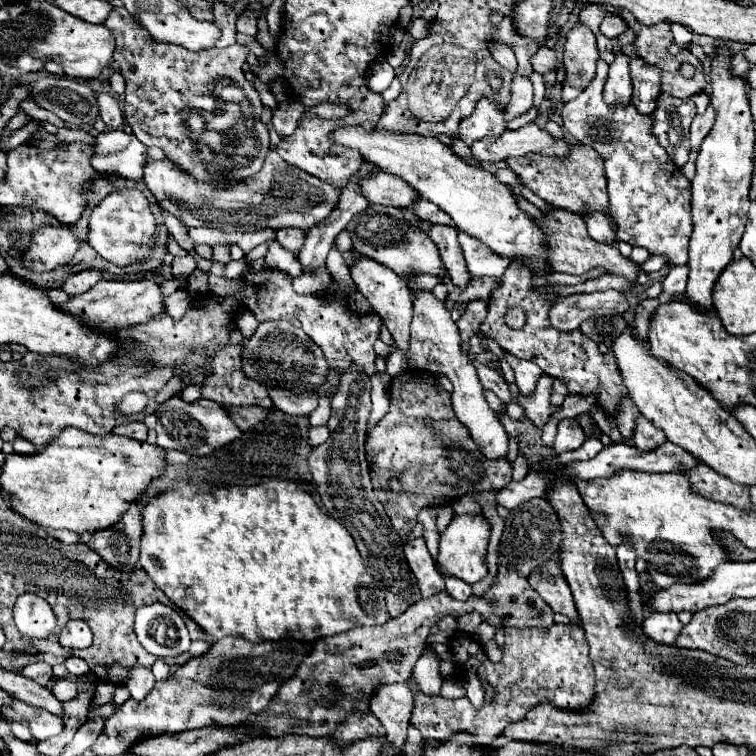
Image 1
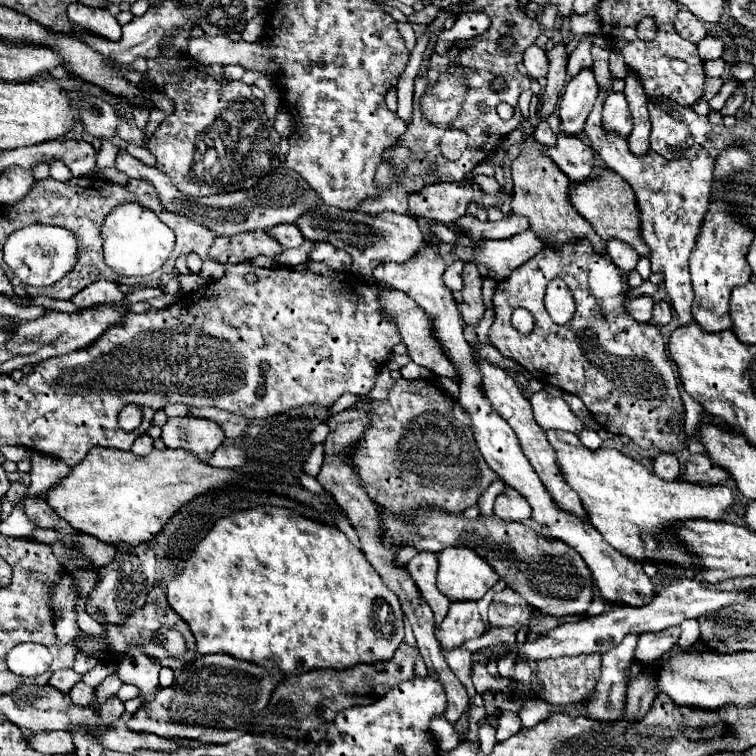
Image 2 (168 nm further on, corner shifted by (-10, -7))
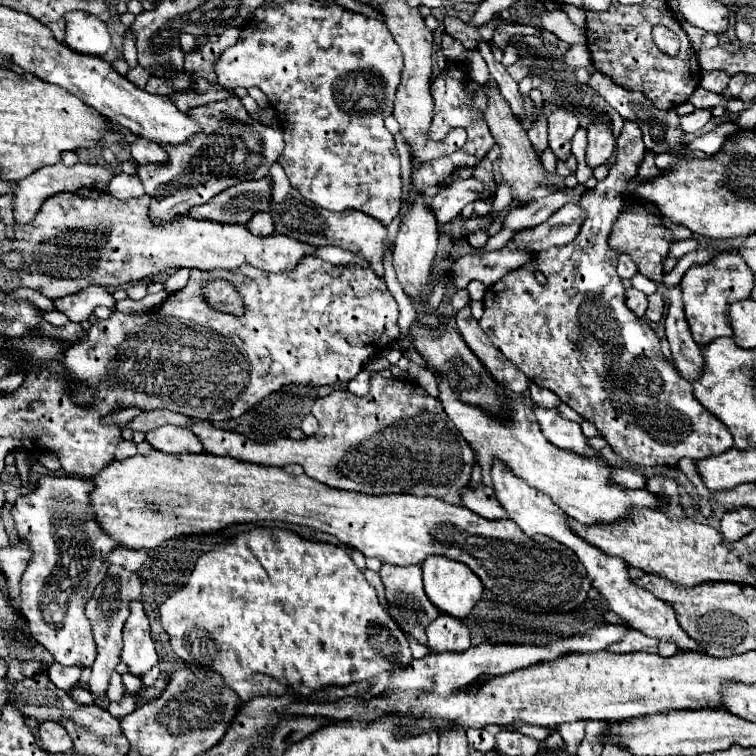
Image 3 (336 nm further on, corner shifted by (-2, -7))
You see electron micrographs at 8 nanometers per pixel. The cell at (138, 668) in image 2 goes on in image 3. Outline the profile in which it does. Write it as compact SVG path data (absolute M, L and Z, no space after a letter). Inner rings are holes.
M133 600L129 610L131 614L123 626L121 660L129 666L131 674L143 676L157 664L157 652L149 634L149 620L143 612L141 600Z

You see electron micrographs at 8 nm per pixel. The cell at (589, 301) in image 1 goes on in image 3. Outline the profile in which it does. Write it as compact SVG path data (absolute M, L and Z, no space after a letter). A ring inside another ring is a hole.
M629 288L625 290L625 304L637 318L643 318L647 310L647 296L635 288Z

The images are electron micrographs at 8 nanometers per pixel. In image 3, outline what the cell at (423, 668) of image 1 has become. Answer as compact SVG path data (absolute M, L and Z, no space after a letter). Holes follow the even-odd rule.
M441 614L431 626L427 626L427 646L433 652L465 652L469 642L469 632L459 618Z

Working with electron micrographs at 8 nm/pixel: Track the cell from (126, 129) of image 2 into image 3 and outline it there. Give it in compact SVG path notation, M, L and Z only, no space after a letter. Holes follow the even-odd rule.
M137 138L131 144L131 154L135 162L139 164L165 164L167 162L167 152L159 144L151 144L149 140Z

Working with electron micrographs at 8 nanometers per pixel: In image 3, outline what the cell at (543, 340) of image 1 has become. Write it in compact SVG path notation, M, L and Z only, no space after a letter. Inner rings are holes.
M625 122L623 124L623 130L621 130L621 136L617 138L617 162L611 166L609 170L609 176L603 180L603 182L597 182L597 186L593 190L587 190L581 200L577 202L585 212L587 212L587 220L583 222L583 228L581 232L577 234L577 238L571 242L571 244L565 244L565 246L559 246L559 248L549 248L549 250L541 250L537 252L537 270L541 270L547 278L547 282L541 286L533 272L527 272L527 268L521 268L519 272L511 272L507 274L503 280L499 280L497 284L493 284L491 288L487 288L487 294L485 294L485 300L483 300L483 306L485 306L485 312L483 312L483 318L479 322L479 326L483 328L483 332L491 338L493 346L497 350L503 352L503 356L513 362L531 382L535 382L537 386L543 386L551 392L555 392L559 396L561 402L569 404L579 416L583 416L585 420L589 420L591 424L595 424L595 428L601 432L601 436L609 442L609 446L623 458L623 460L629 460L637 466L665 466L665 464L671 464L675 466L681 458L691 458L693 462L699 462L703 458L709 458L709 456L717 456L721 452L727 452L731 446L733 446L733 436L731 432L727 430L727 426L717 418L713 416L711 412L707 412L705 406L701 406L701 402L693 396L693 386L691 382L683 380L679 376L679 372L675 372L675 368L667 362L667 358L663 356L661 348L659 348L659 338L655 336L653 328L633 316L633 312L625 306L625 298L623 298L623 284L621 284L621 278L617 276L617 252L607 244L609 240L609 234L611 234L611 228L613 228L613 222L617 220L619 212L623 210L623 204L625 204L625 198L627 198L627 192L629 192L629 182L635 178L637 174L637 164L643 160L645 156L645 144L643 144L643 136L639 132L639 126L635 122Z

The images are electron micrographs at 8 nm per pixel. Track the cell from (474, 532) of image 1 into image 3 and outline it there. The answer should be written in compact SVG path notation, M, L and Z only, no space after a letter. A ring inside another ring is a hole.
M427 556L427 560L423 562L421 568L423 568L425 594L439 608L441 614L449 614L453 618L463 618L463 616L467 616L467 612L471 612L471 608L483 594L483 584L465 564L447 560L443 556Z

